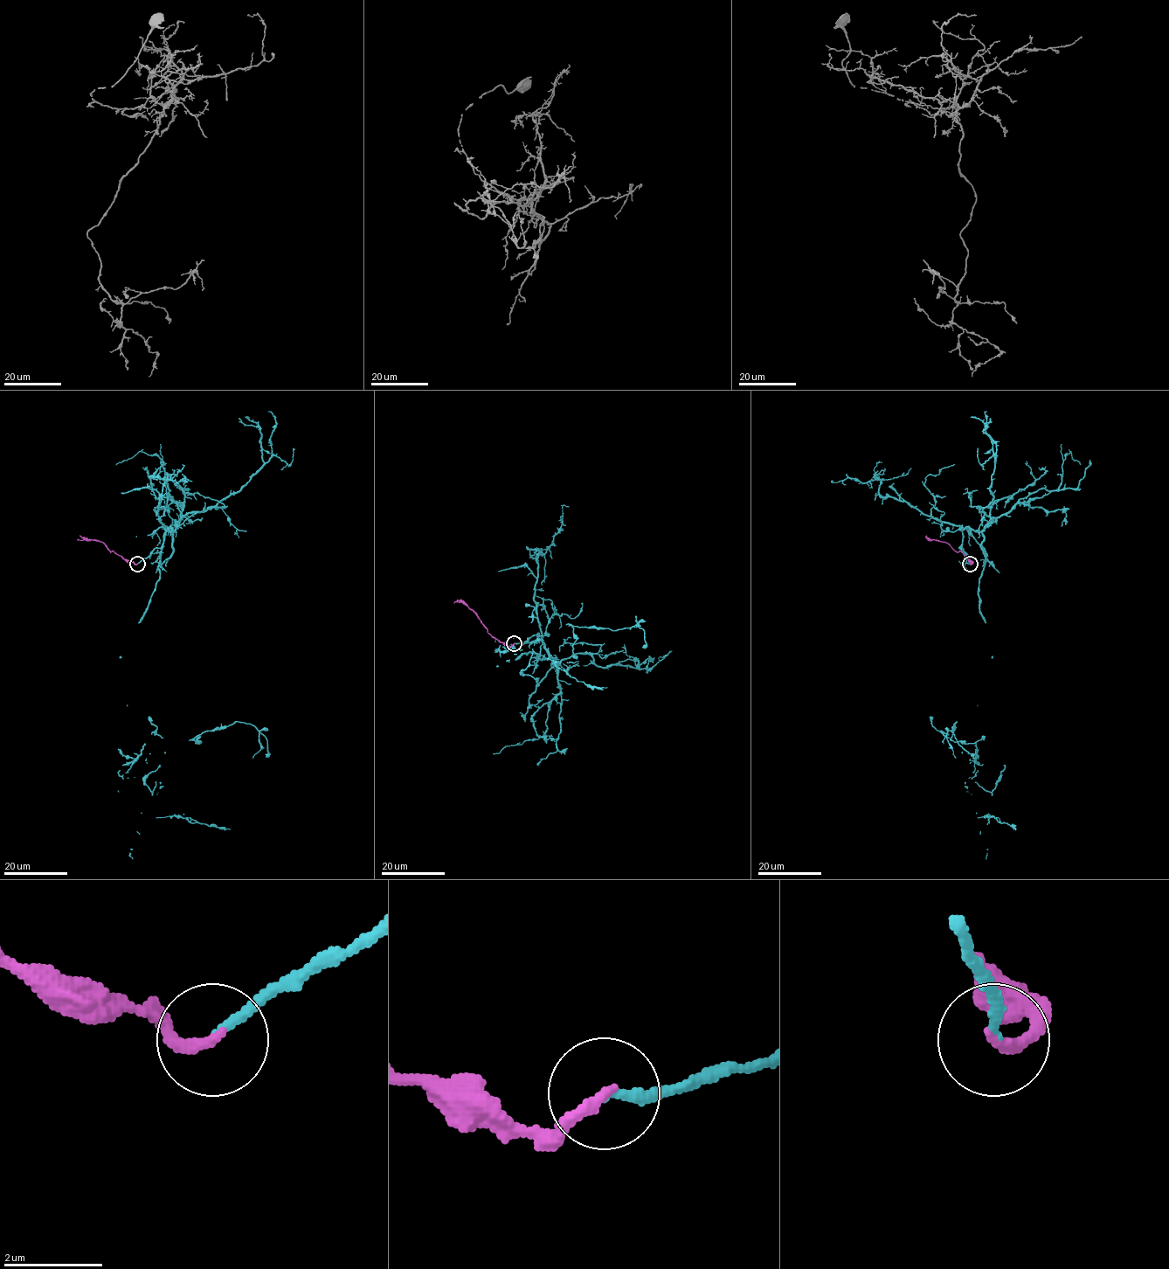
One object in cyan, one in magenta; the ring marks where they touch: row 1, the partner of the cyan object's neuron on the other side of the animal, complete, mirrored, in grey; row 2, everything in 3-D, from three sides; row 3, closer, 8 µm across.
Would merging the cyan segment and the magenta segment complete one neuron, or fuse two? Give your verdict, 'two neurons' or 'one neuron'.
one neuron

